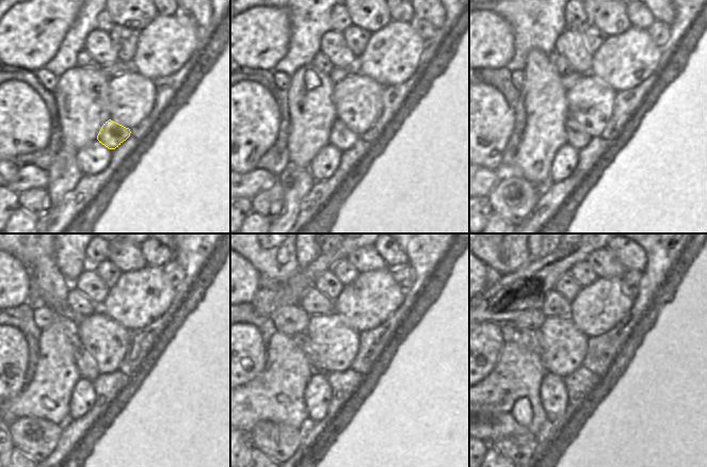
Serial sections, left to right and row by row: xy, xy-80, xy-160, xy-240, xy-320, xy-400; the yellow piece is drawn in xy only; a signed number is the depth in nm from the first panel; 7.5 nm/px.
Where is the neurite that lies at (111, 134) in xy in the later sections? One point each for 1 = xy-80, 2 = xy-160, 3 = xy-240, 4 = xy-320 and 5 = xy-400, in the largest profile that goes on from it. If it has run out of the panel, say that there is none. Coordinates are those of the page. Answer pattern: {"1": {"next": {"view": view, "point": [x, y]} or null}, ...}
{"1": {"next": {"view": "xy-80", "point": [340, 137]}}, "2": {"next": {"view": "xy-160", "point": [576, 137]}}, "3": {"next": {"view": "xy-240", "point": [85, 365]}}, "4": {"next": {"view": "xy-320", "point": [301, 339]}}, "5": {"next": {"view": "xy-400", "point": [529, 339]}}}

